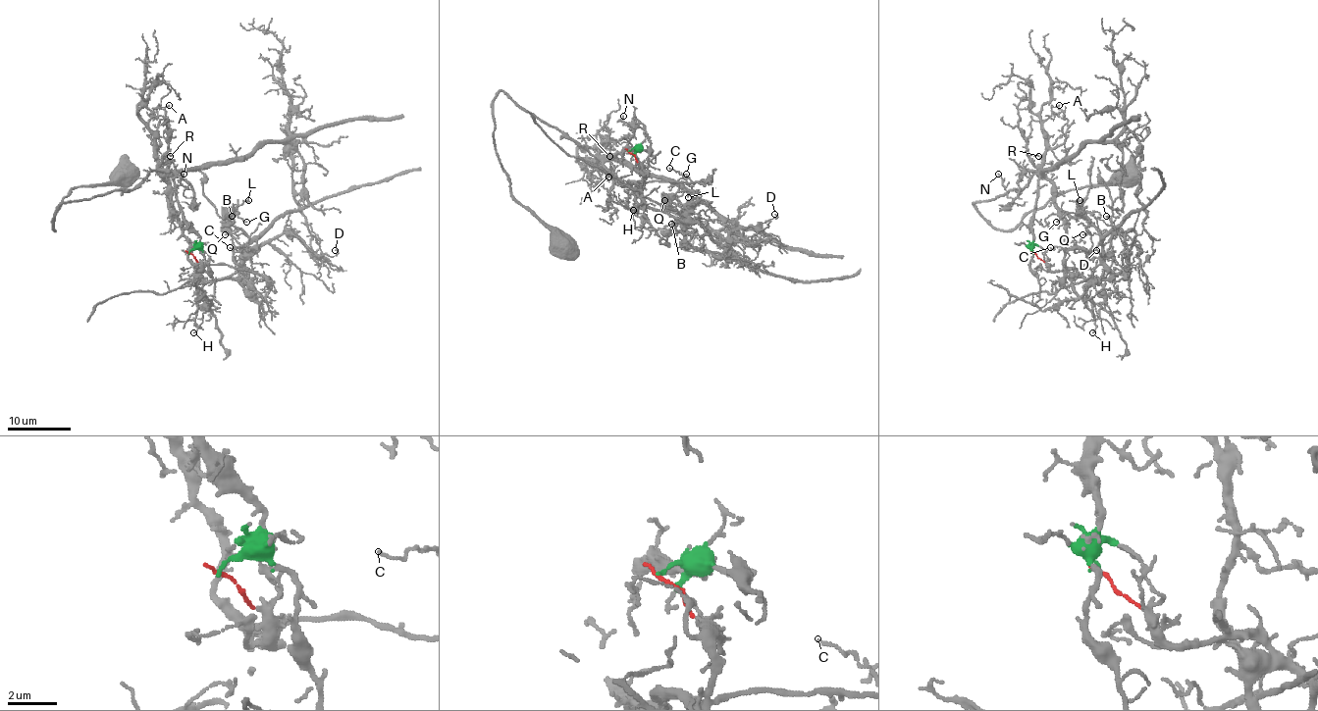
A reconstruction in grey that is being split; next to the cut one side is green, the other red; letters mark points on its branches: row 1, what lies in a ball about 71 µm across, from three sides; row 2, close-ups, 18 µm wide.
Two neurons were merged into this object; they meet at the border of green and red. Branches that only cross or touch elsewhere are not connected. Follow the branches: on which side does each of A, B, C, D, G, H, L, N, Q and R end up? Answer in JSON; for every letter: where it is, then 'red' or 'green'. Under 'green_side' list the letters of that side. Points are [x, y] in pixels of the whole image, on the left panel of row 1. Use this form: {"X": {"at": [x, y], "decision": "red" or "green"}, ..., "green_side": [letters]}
{"A": {"at": [169, 105], "decision": "green"}, "B": {"at": [232, 216], "decision": "red"}, "C": {"at": [230, 247], "decision": "red"}, "D": {"at": [335, 250], "decision": "red"}, "G": {"at": [246, 222], "decision": "red"}, "H": {"at": [193, 332], "decision": "red"}, "L": {"at": [248, 200], "decision": "red"}, "N": {"at": [184, 174], "decision": "green"}, "Q": {"at": [225, 234], "decision": "red"}, "R": {"at": [170, 156], "decision": "green"}, "green_side": ["A", "N", "R"]}

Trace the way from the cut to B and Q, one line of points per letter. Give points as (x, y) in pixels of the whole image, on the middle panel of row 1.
B: (629, 151), (642, 171), (637, 202), (658, 210), (670, 208), (681, 218), (671, 228), (665, 228), (671, 224)
Q: (629, 151), (642, 171), (637, 202), (645, 207), (673, 208), (684, 219), (689, 219), (663, 200)

